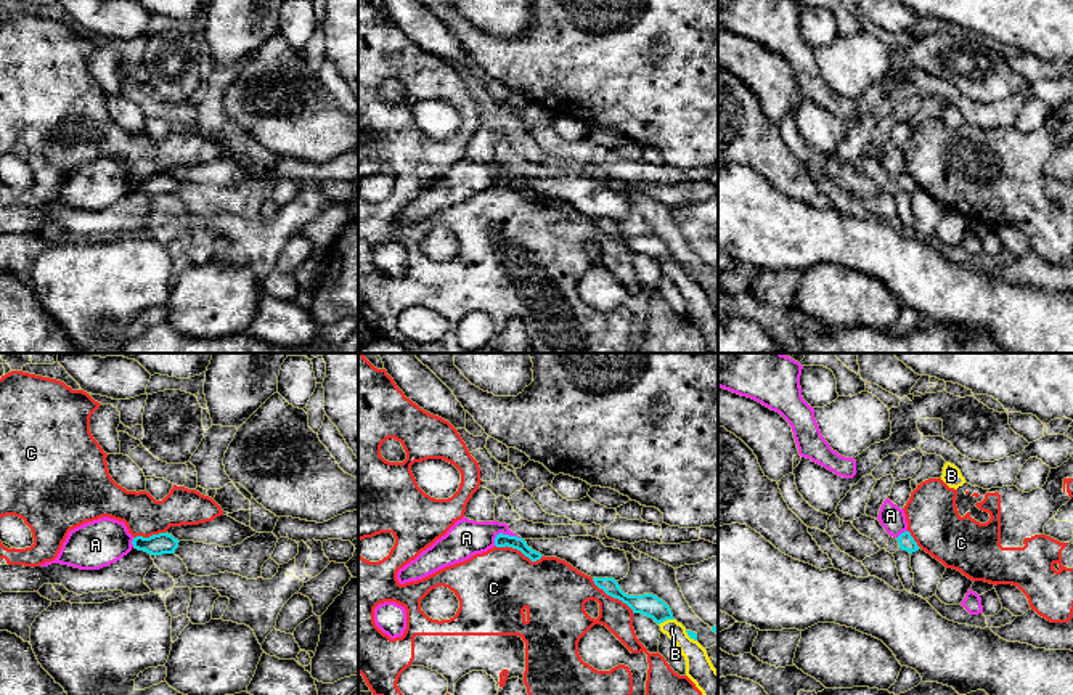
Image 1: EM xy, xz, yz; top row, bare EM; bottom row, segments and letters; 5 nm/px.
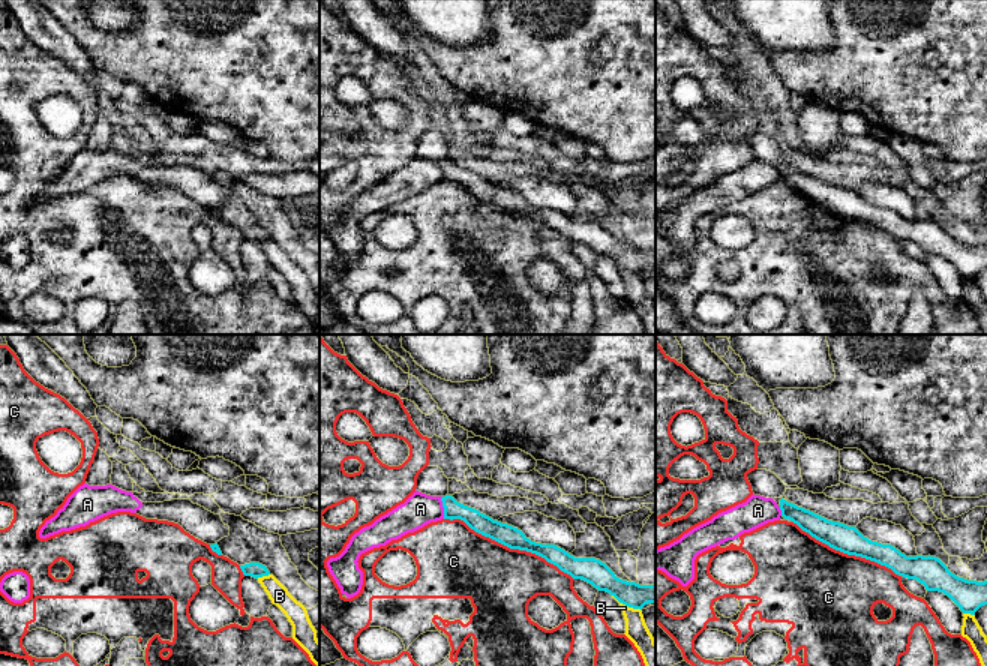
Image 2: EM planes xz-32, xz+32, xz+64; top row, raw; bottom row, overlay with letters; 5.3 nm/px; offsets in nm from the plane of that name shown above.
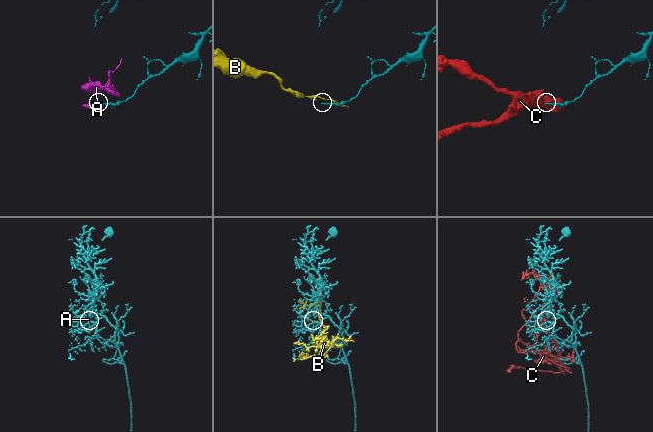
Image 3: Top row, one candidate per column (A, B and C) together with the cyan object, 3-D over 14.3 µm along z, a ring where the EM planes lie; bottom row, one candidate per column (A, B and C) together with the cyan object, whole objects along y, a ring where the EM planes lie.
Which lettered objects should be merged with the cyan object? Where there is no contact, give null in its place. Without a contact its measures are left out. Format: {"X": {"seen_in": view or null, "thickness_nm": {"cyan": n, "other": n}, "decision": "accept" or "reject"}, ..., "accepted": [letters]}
{"A": {"seen_in": "xz", "thickness_nm": {"cyan": 70, "other": 190}, "decision": "reject"}, "B": {"seen_in": "xz", "thickness_nm": {"cyan": 110, "other": 120}, "decision": "reject"}, "C": {"seen_in": "xz", "thickness_nm": {"cyan": 70, "other": 380}, "decision": "reject"}, "accepted": []}

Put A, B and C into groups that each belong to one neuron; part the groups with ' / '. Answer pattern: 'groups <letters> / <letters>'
groups A / B / C

